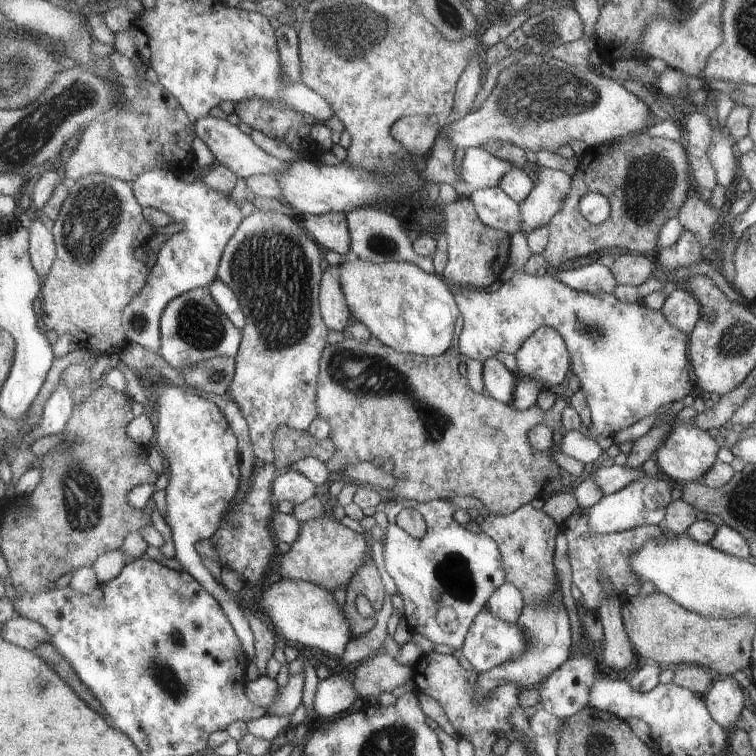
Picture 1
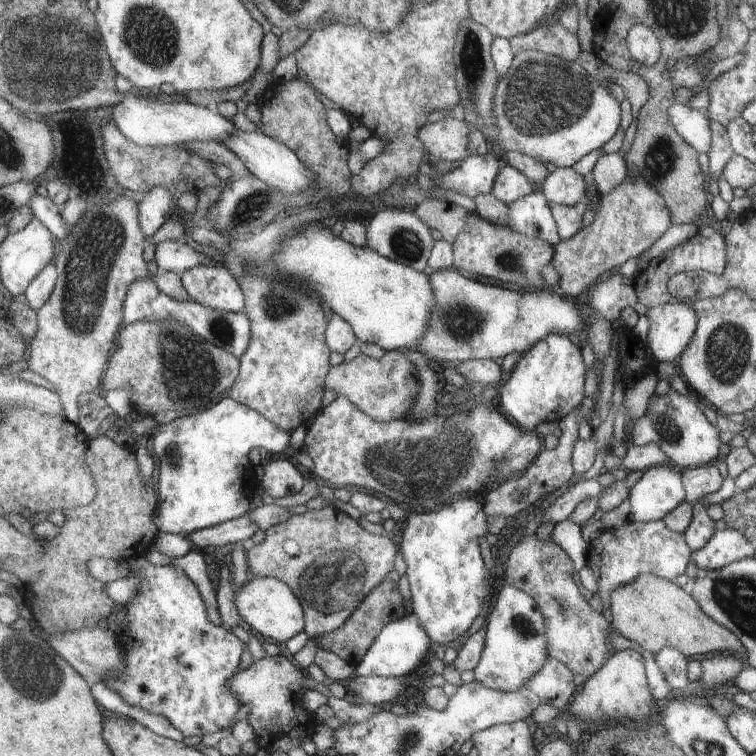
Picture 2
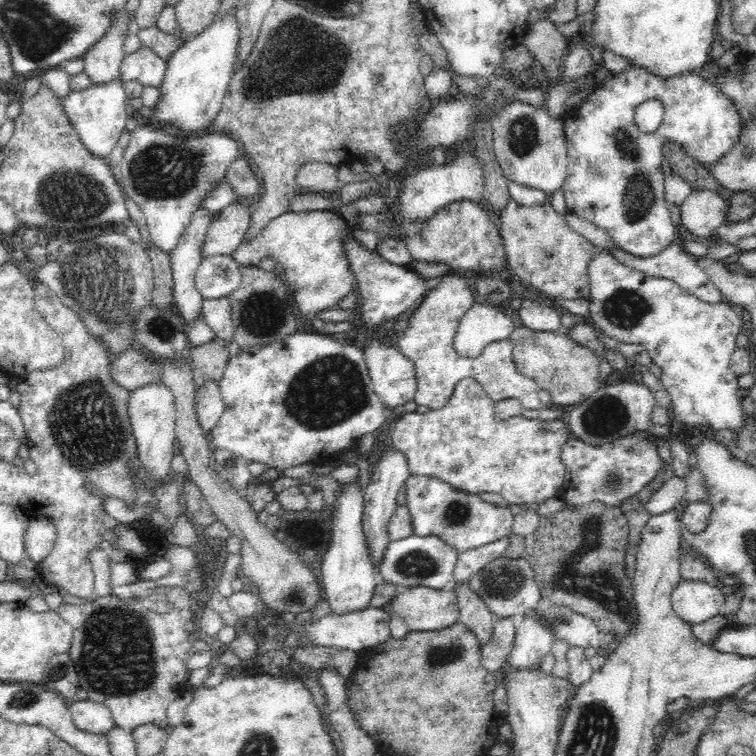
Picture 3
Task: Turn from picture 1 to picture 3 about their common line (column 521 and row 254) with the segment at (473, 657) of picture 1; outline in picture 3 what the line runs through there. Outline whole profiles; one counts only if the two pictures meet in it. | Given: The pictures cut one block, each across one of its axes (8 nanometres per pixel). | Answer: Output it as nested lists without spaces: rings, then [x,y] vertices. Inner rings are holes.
[[[634,66],[634,68],[627,67],[618,74],[612,74],[612,78],[604,82],[600,82],[596,92],[590,93],[588,99],[581,105],[570,109],[562,117],[564,130],[566,134],[567,142],[567,175],[562,186],[564,192],[564,198],[567,204],[568,212],[577,214],[580,218],[590,221],[595,224],[598,228],[604,229],[606,233],[609,234],[609,238],[619,246],[619,248],[627,254],[630,254],[635,258],[650,258],[662,252],[668,244],[677,241],[676,239],[676,225],[671,219],[671,212],[669,211],[669,204],[666,202],[665,198],[665,186],[664,186],[664,175],[665,175],[665,156],[663,153],[663,144],[674,141],[678,145],[684,147],[684,151],[688,155],[694,157],[698,163],[708,166],[713,162],[716,162],[721,156],[724,156],[737,142],[742,131],[742,121],[740,121],[740,112],[737,106],[727,98],[727,94],[716,85],[713,77],[709,79],[704,79],[704,76],[699,75],[698,72],[678,74],[676,77],[672,78],[660,78],[655,76],[649,70],[641,68],[641,66]],[[646,100],[660,100],[664,104],[664,114],[660,126],[655,130],[654,133],[646,134],[643,133],[636,124],[635,121],[635,110]]]

